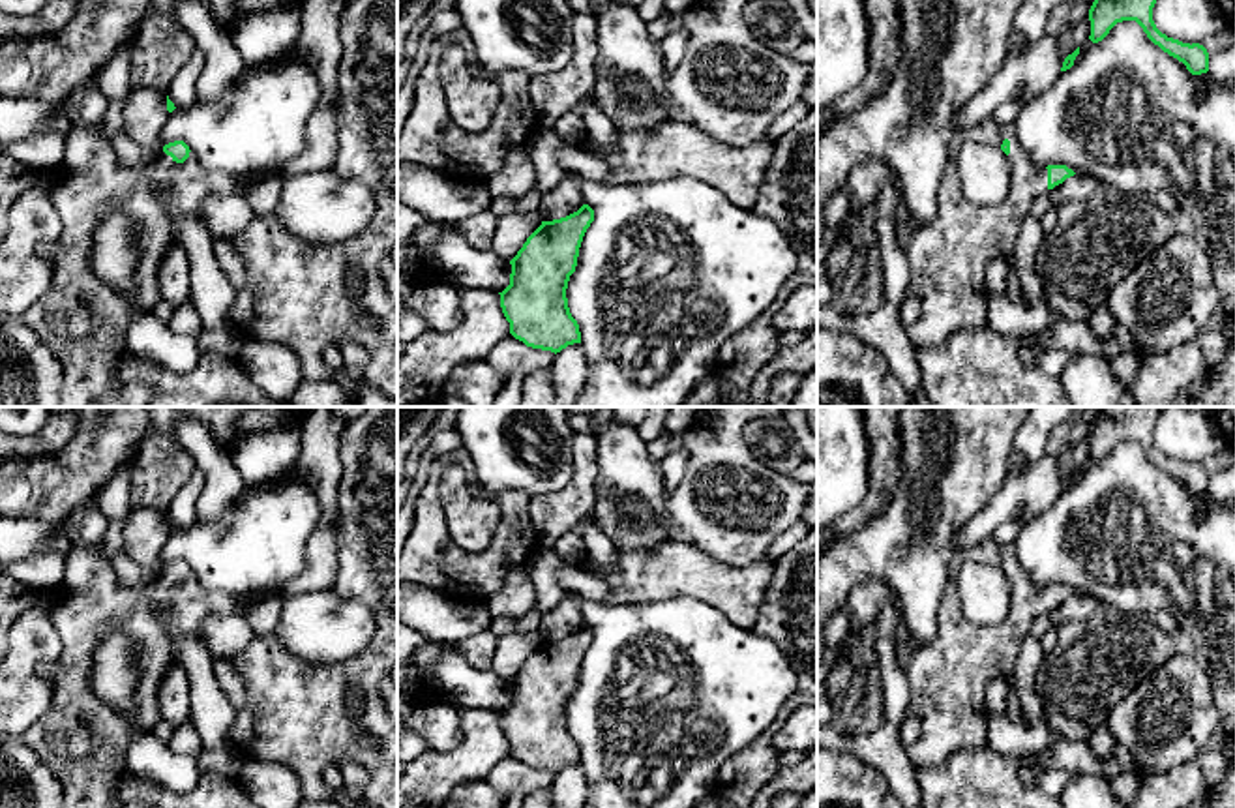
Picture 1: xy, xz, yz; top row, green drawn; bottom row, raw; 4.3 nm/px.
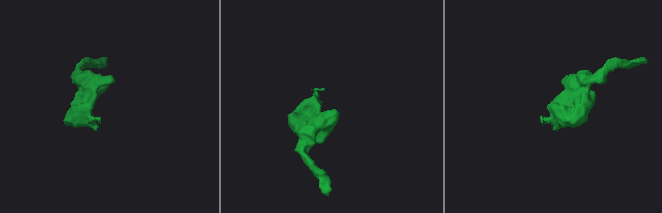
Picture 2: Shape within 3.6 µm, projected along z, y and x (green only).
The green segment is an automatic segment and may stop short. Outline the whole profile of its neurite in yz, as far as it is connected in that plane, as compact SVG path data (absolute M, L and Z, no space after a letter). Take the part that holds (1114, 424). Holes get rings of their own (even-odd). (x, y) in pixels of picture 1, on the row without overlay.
M1102 407L1089 429L1093 463L1102 461L1123 441L1136 441L1164 472L1186 486L1192 495L1209 491L1209 472L1199 463L1183 463L1162 454L1153 441L1158 407Z

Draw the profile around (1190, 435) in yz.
M1164 407L1153 427L1153 441L1168 457L1190 465L1203 465L1207 457L1228 446L1224 433L1214 422L1213 407Z

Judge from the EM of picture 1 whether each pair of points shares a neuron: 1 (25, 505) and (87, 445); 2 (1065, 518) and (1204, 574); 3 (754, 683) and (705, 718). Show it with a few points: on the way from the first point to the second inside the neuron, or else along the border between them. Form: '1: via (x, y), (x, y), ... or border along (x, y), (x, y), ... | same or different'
1: via (40, 490), (72, 460) | same
2: via (1099, 535), (1130, 535), (1140, 542), (1170, 550) | same
3: via (743, 683), (716, 707) | same

